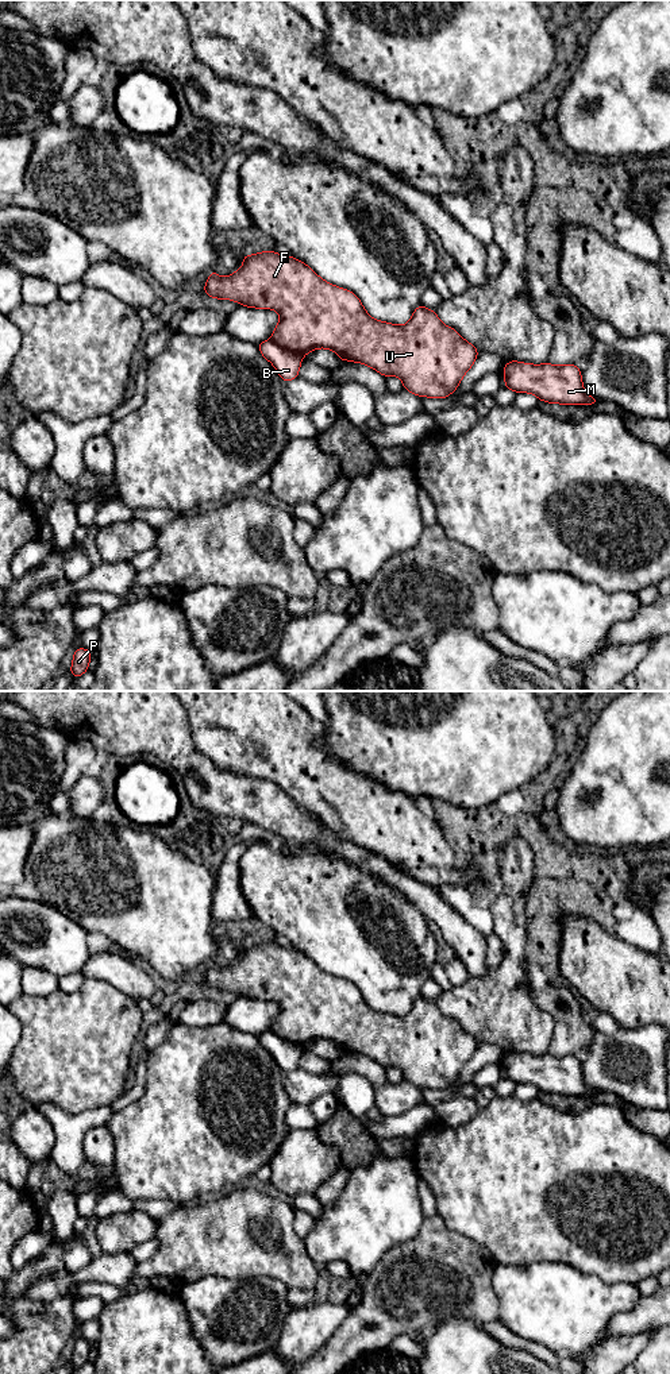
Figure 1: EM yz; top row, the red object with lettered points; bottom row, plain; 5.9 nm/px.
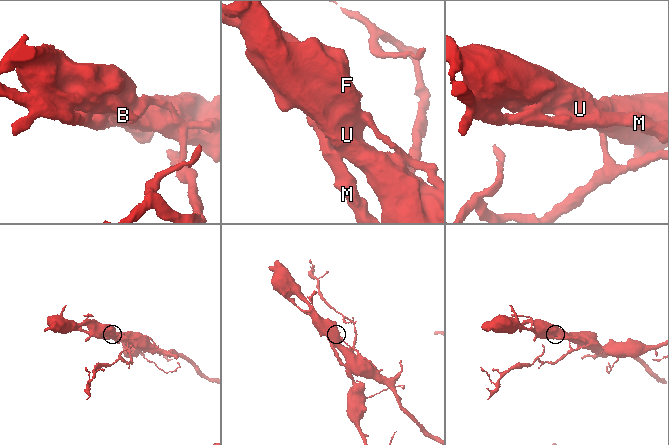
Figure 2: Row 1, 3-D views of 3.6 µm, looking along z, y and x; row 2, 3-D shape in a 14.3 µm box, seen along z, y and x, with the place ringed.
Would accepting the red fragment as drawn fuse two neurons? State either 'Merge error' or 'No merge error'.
Merge error

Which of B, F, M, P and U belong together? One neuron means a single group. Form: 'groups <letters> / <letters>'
groups B M P / F U

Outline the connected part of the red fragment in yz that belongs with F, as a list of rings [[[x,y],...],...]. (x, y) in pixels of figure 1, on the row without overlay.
[[[274,942],[242,947],[242,958],[227,968],[209,962],[207,987],[231,991],[242,997],[273,1000],[280,1006],[270,1031],[305,1047],[317,1039],[332,1041],[340,1051],[366,1055],[384,1068],[396,1066],[404,1080],[419,1088],[447,1089],[478,1047],[477,1039],[454,1019],[444,1016],[435,1001],[419,996],[404,1016],[374,1011],[350,981],[320,969],[301,952]]]

